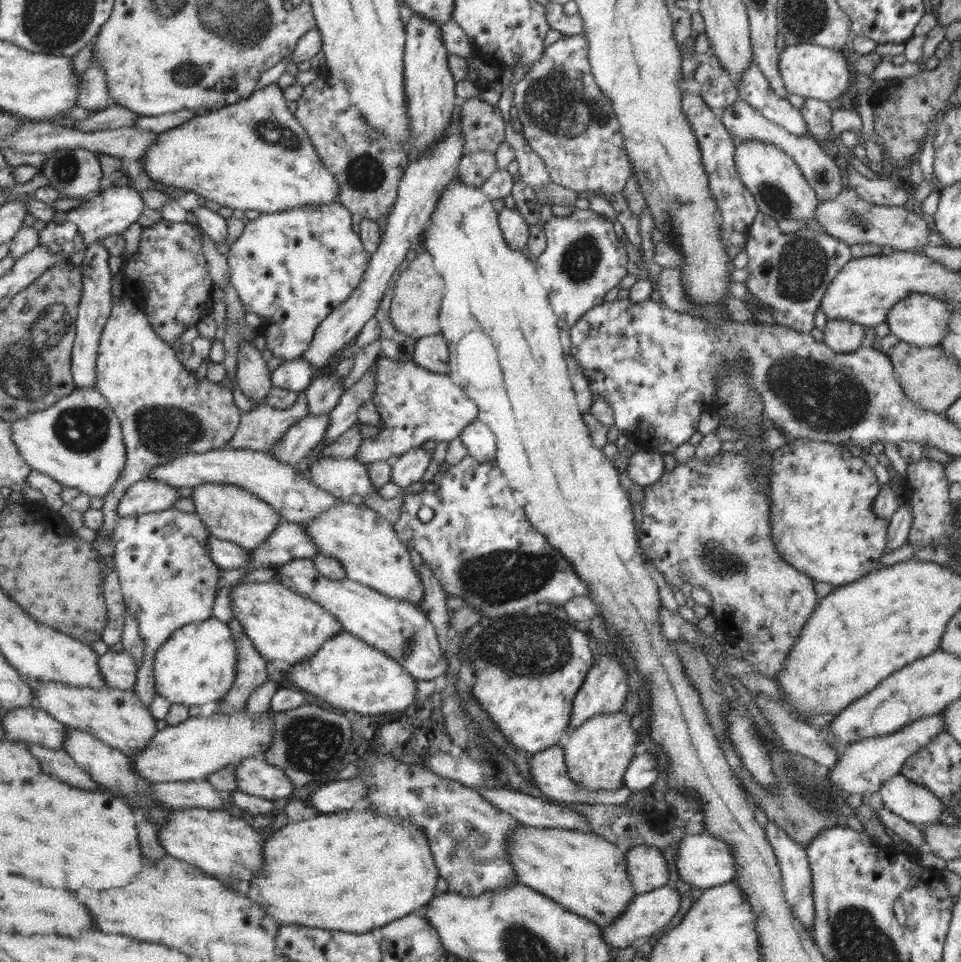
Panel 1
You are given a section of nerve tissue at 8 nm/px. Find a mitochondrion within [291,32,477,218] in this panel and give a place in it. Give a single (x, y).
(365, 172)

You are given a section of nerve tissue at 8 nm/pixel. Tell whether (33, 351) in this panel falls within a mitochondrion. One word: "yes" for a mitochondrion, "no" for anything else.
yes

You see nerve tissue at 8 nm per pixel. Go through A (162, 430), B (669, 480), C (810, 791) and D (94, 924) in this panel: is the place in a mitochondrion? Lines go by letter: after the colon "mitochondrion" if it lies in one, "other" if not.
A: mitochondrion
B: other
C: mitochondrion
D: other

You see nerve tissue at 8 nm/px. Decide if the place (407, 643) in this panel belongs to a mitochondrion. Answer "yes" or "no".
yes

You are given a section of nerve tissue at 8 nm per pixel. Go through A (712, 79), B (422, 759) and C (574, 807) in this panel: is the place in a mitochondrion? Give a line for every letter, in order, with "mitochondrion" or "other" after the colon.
A: mitochondrion
B: other
C: other

